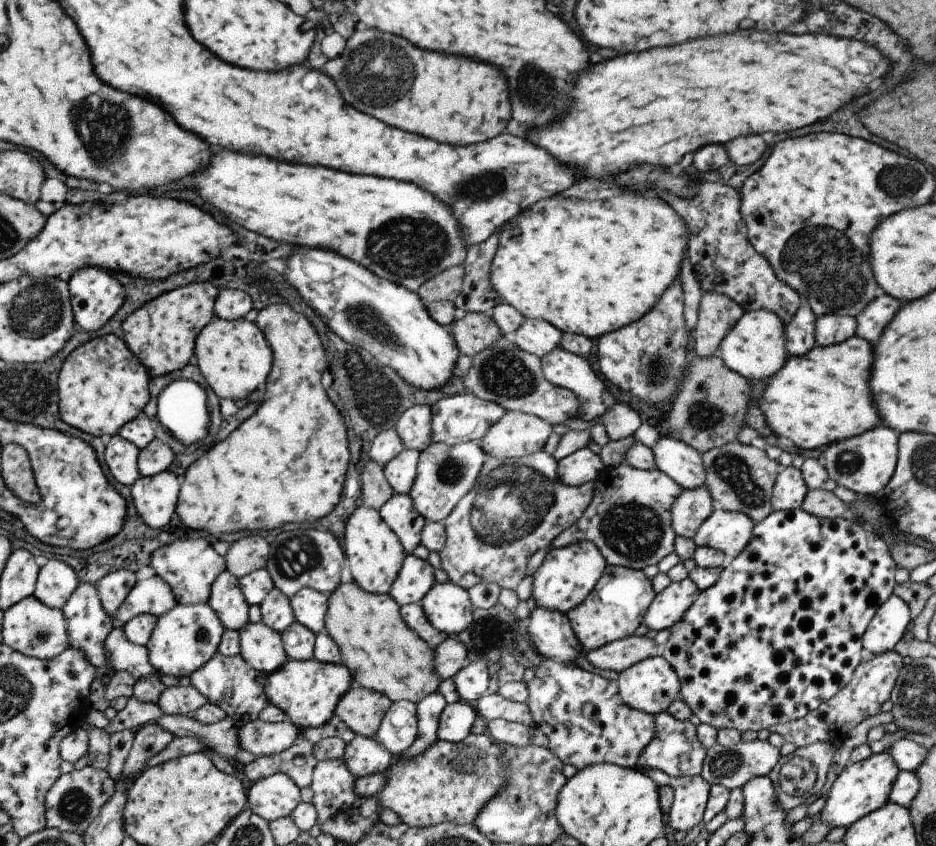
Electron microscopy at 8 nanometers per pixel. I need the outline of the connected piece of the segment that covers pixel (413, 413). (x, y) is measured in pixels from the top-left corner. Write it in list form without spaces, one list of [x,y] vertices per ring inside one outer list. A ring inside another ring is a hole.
[[[415,405],[399,414],[394,430],[405,449],[421,452],[430,442],[430,408]]]

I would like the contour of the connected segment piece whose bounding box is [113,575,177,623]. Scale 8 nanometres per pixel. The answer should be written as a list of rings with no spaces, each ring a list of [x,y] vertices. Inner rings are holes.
[[[157,575],[135,581],[113,616],[126,623],[137,615],[163,616],[177,604],[169,585]]]

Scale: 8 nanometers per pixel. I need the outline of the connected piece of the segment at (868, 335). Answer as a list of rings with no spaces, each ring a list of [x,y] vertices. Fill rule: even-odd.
[[[879,296],[874,298],[873,302],[867,304],[867,308],[861,308],[861,314],[856,314],[853,318],[856,322],[856,331],[854,336],[869,342],[877,342],[879,334],[887,326],[887,322],[895,316],[899,310],[899,300],[891,296]]]

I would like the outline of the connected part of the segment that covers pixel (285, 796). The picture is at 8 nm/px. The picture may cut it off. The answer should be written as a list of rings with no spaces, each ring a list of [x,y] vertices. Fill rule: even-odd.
[[[283,773],[254,781],[246,790],[246,808],[268,823],[289,817],[300,803],[299,787]]]

